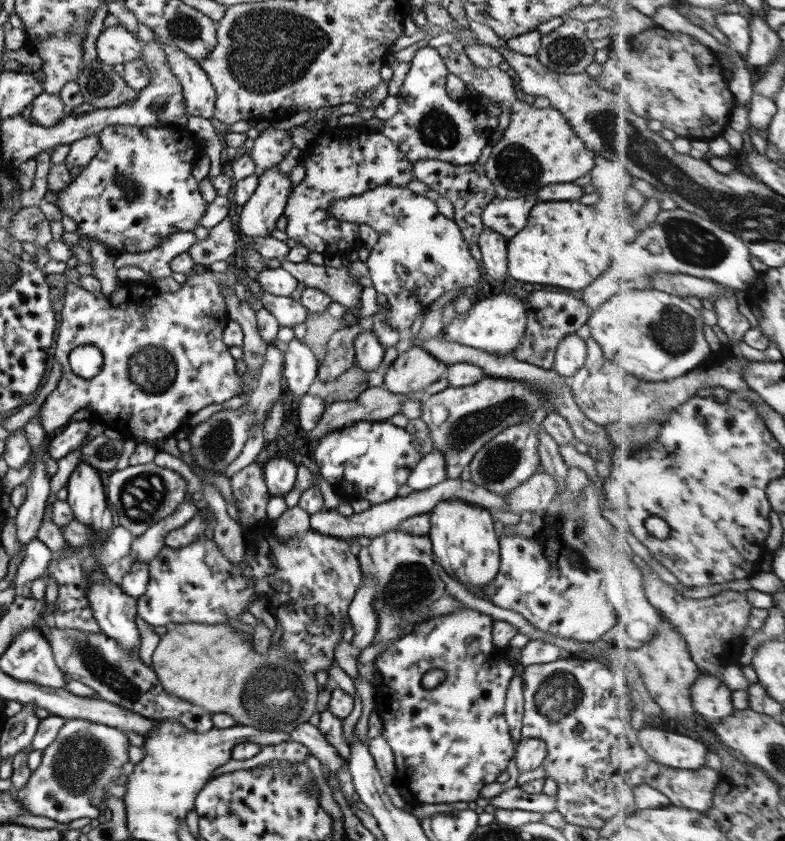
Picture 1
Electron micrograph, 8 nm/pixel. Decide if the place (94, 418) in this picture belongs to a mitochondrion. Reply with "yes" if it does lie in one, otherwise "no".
no

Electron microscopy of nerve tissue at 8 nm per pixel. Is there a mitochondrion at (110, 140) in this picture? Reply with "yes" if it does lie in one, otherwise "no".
no

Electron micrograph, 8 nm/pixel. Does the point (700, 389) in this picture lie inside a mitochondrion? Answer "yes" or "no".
no

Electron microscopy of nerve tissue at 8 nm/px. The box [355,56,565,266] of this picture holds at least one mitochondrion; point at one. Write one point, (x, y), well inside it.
(517, 168)

